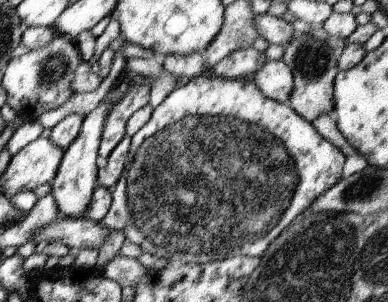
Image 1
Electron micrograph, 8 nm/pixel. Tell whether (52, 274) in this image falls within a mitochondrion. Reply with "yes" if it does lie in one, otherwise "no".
no

